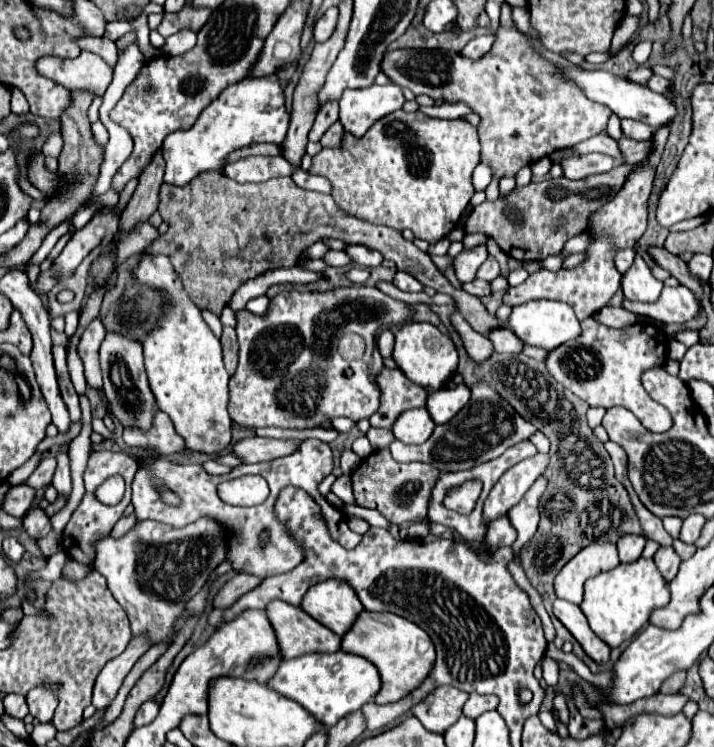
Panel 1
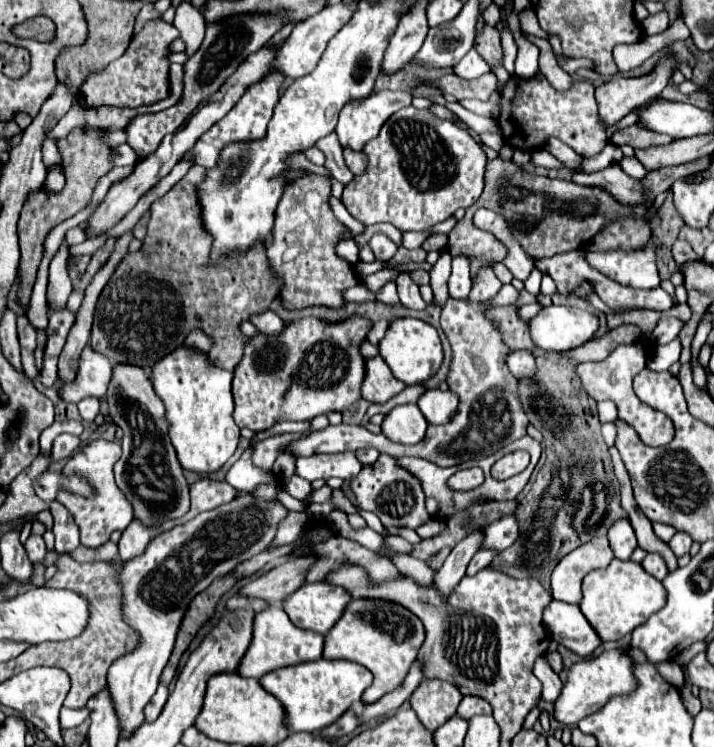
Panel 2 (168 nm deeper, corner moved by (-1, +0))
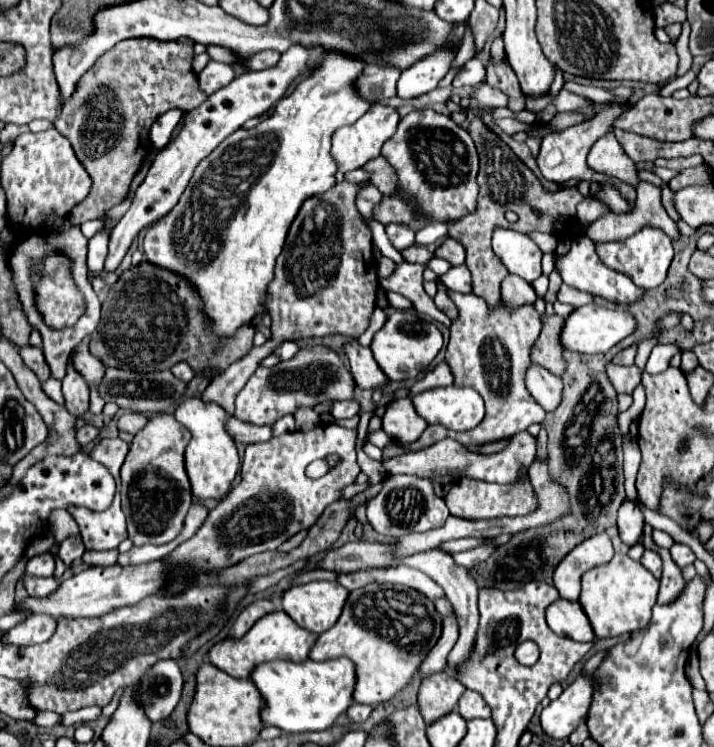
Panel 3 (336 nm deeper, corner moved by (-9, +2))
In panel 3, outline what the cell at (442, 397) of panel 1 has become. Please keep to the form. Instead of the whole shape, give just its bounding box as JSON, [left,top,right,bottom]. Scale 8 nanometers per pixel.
[412,385,484,431]

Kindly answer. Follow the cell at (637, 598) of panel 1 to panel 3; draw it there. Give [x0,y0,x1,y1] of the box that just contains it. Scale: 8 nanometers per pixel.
[578,553,660,639]

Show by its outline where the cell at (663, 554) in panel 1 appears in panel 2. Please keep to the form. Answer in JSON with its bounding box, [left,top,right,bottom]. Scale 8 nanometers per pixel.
[642,553,668,581]

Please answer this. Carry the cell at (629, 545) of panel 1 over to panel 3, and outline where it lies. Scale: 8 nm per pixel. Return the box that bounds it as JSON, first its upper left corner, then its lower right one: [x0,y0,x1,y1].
[618,501,644,547]

